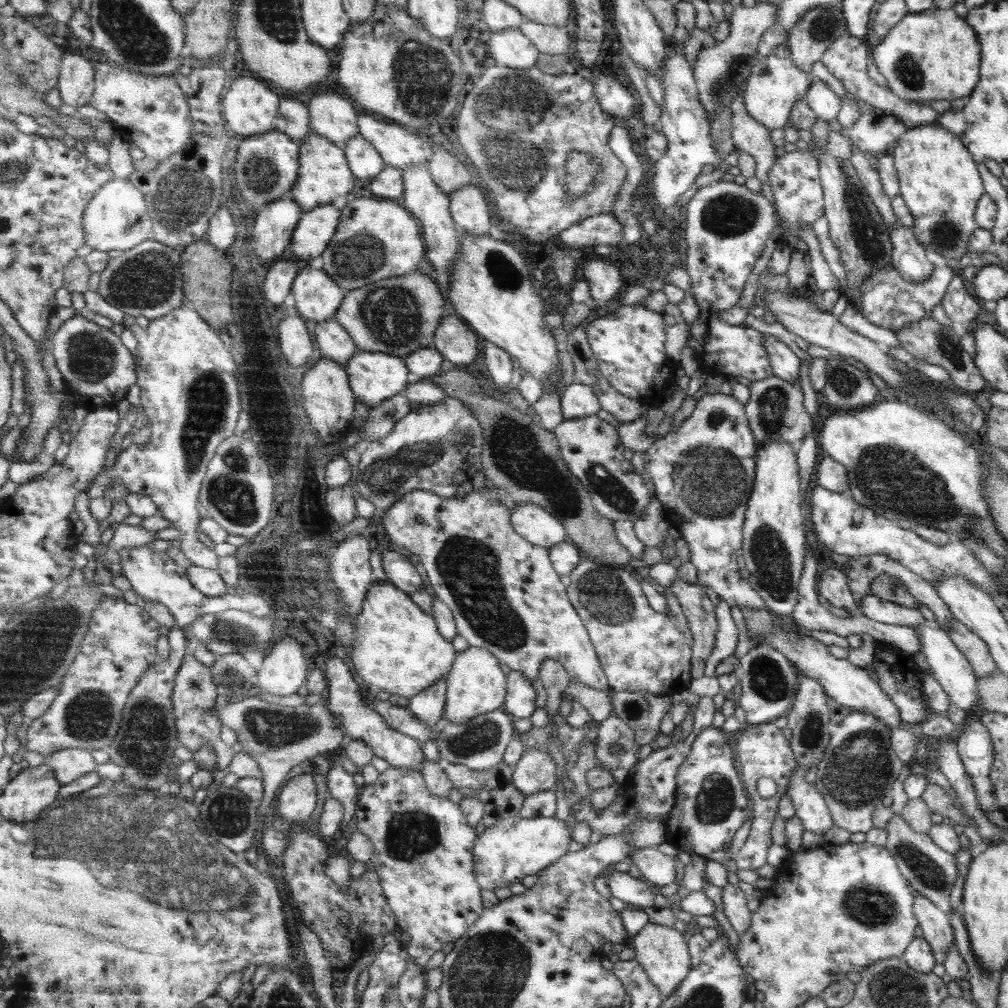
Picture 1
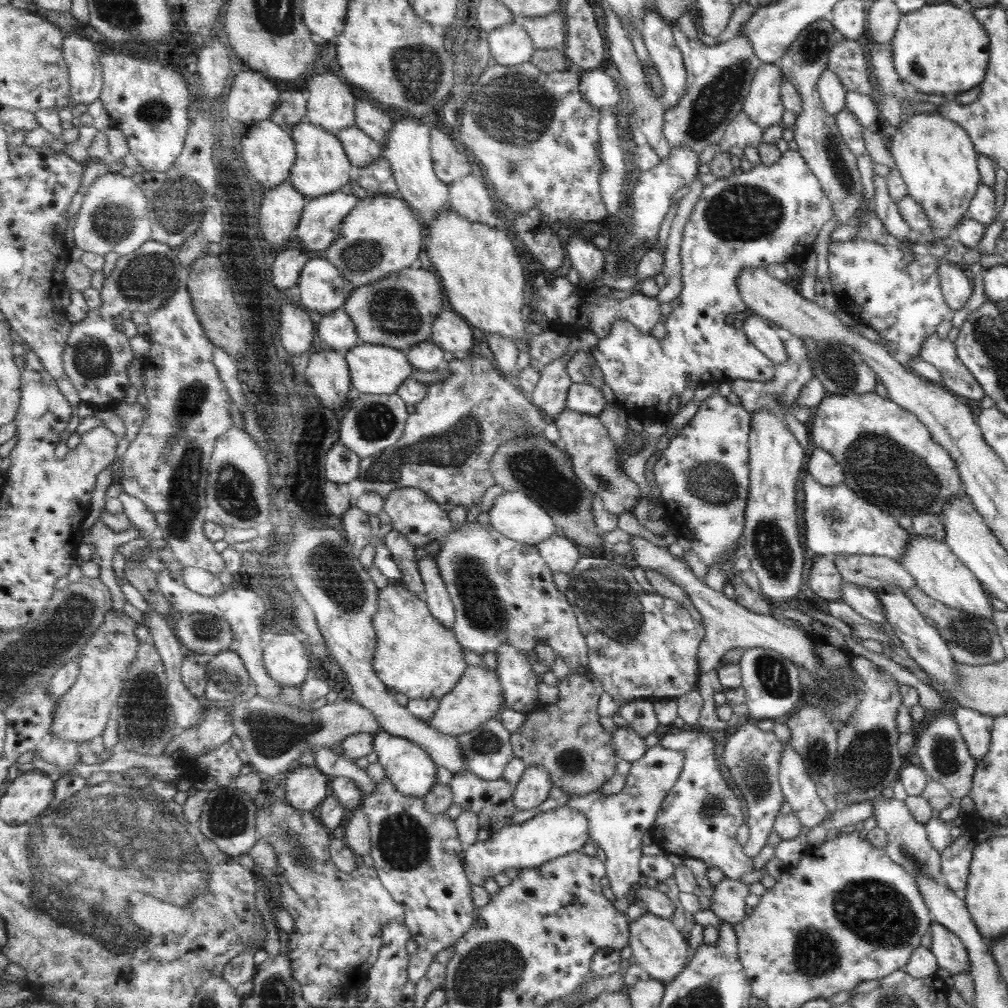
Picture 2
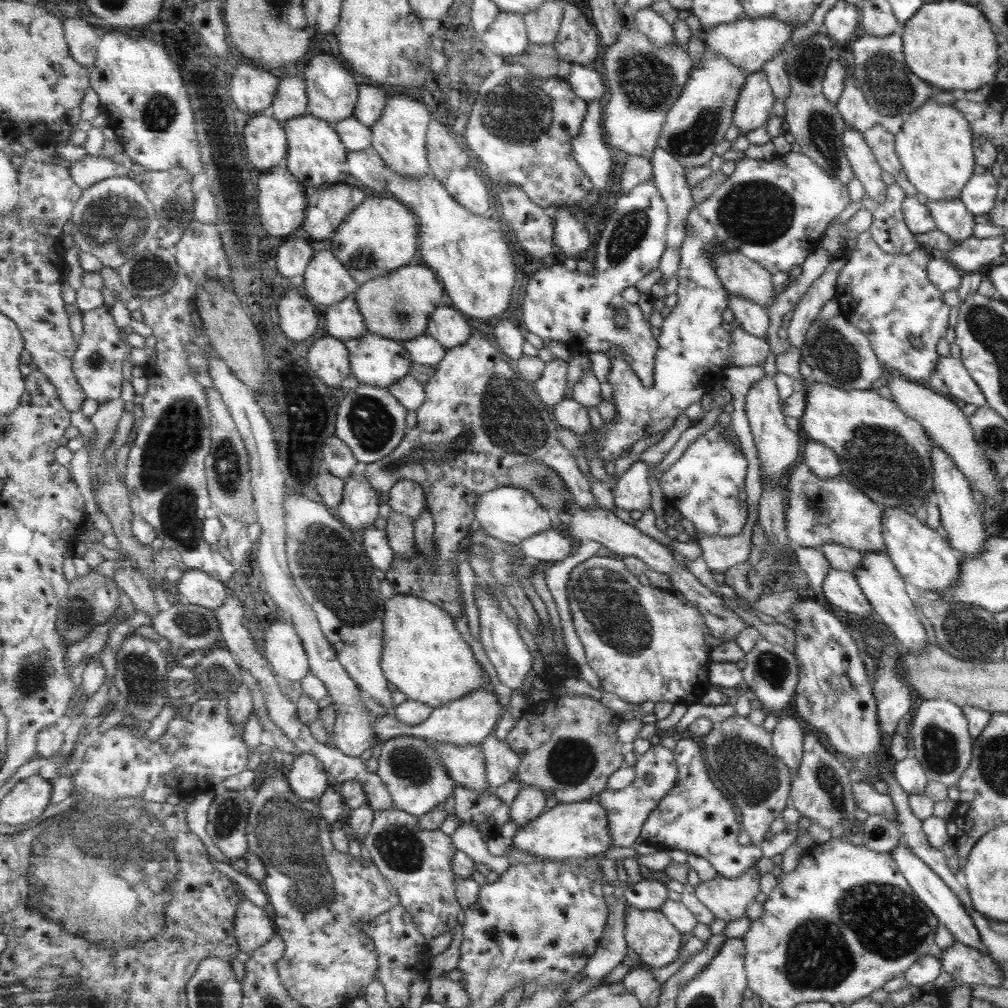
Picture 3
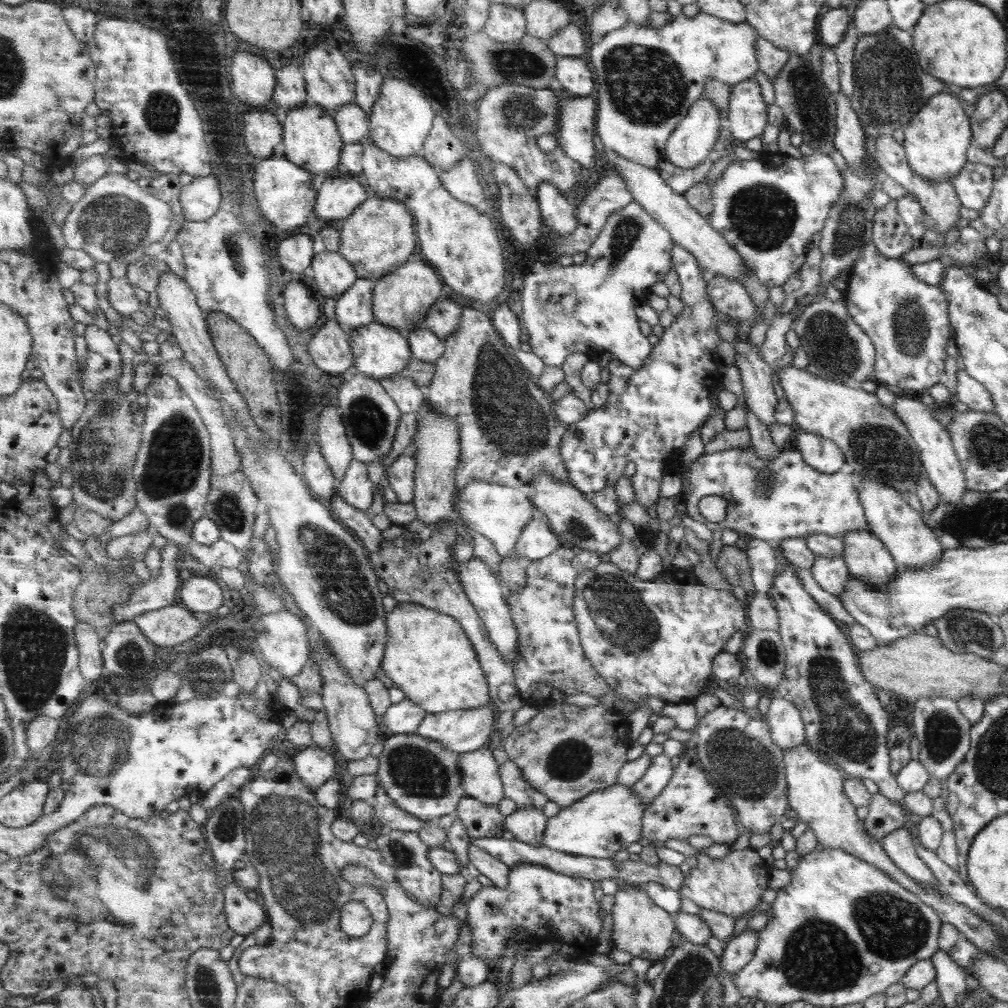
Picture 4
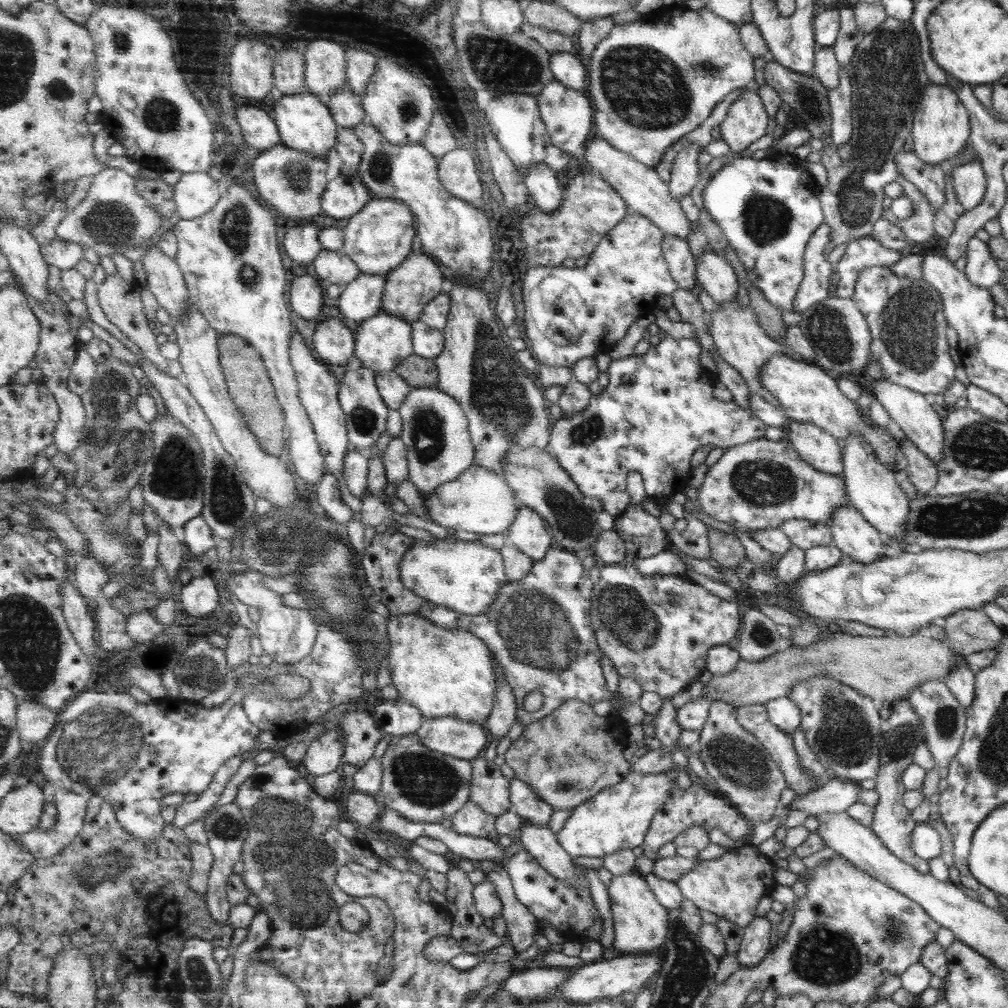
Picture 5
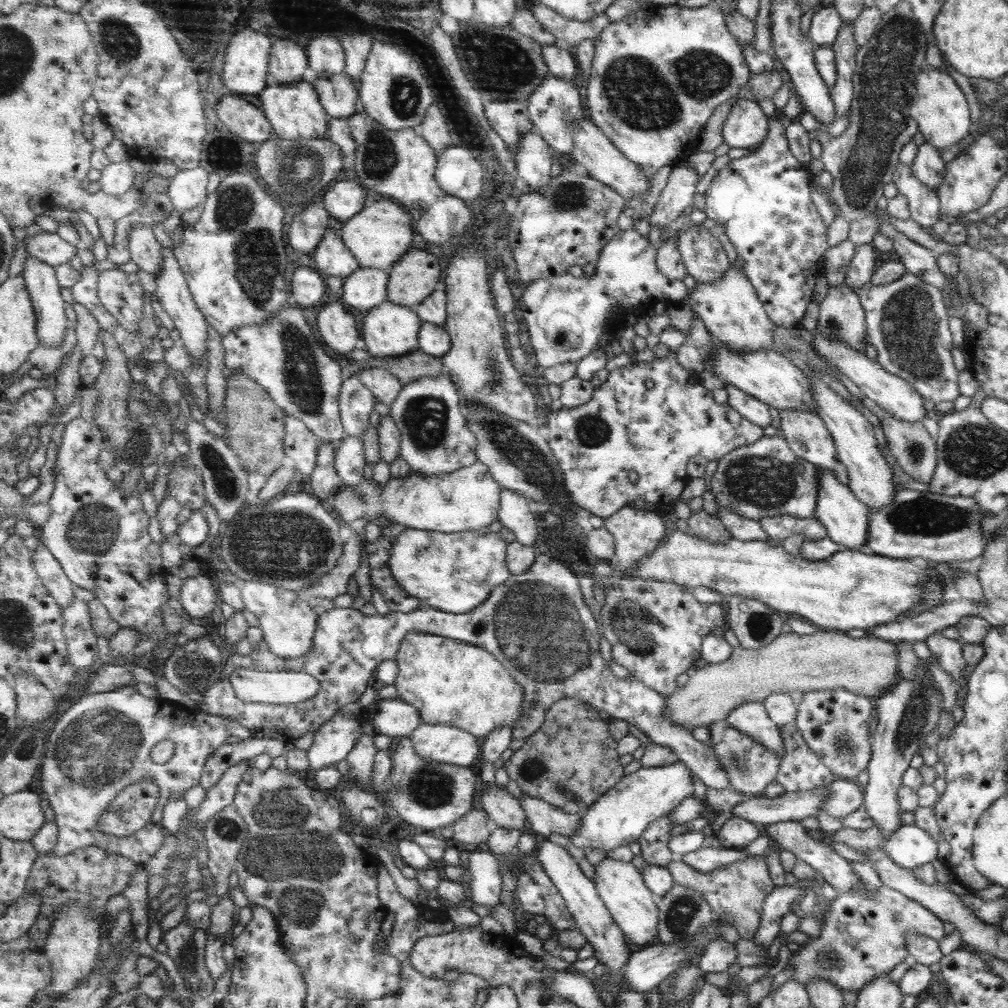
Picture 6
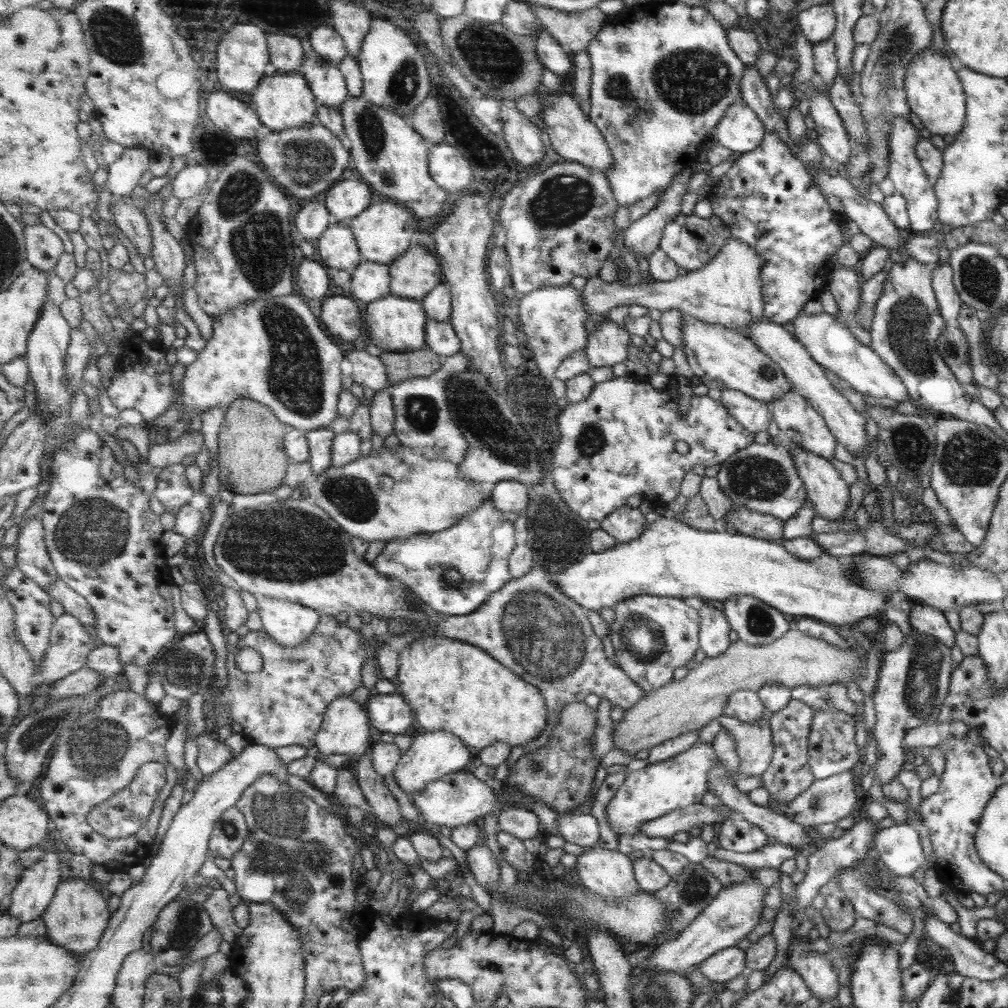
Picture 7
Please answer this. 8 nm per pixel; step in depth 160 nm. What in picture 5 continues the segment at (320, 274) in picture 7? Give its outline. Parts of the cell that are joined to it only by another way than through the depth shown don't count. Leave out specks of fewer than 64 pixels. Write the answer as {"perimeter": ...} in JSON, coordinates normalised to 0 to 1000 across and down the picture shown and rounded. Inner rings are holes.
{"perimeter":[[[307,272],[292,275],[289,283],[289,300],[295,313],[311,317],[318,312],[322,302],[321,281],[315,274]]]}

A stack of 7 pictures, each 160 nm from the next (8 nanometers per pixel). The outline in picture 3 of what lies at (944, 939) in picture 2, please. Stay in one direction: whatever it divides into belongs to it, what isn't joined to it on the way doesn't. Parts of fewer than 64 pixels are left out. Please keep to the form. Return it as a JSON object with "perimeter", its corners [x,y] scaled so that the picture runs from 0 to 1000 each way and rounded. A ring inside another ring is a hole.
{"perimeter":[[[946,933],[934,946],[934,962],[957,977],[993,979],[997,976],[987,953],[962,938]]]}

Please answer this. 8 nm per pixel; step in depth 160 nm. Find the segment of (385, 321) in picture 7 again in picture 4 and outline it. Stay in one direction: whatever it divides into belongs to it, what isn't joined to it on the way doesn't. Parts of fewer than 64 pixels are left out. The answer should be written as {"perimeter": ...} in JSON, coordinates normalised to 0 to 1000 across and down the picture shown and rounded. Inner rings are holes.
{"perimeter":[[[373,319],[354,324],[347,330],[351,363],[354,365],[354,369],[363,371],[365,374],[378,377],[388,372],[394,372],[400,369],[407,357],[411,355],[404,331],[396,329],[393,325]]]}

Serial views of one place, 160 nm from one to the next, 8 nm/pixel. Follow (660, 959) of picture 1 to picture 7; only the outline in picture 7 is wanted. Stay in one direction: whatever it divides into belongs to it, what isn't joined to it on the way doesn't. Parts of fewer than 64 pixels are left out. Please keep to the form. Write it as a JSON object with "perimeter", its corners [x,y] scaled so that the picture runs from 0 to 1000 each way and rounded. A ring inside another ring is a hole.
{"perimeter":[[[593,839],[572,849],[571,869],[603,894],[613,894],[631,888],[637,881],[631,872],[629,854],[613,842]]]}

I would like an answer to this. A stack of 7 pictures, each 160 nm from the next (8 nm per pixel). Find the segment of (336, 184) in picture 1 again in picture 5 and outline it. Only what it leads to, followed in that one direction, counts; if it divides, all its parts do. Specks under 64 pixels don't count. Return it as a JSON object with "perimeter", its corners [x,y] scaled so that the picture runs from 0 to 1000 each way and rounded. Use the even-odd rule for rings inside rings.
{"perimeter":[[[309,92],[281,94],[272,102],[272,113],[280,141],[287,147],[316,154],[316,157],[324,157],[324,153],[335,145],[336,123],[323,99]]]}

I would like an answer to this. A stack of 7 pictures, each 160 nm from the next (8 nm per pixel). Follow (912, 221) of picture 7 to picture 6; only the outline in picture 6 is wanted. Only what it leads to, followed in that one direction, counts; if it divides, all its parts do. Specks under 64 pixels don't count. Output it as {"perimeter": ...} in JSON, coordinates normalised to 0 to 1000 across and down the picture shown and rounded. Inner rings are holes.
{"perimeter":[[[892,161],[889,163],[889,168],[886,170],[883,180],[888,184],[889,190],[899,196],[903,217],[907,218],[912,224],[922,228],[934,214],[931,209],[929,192],[919,185],[916,185],[913,179],[910,179],[905,174],[903,166]]]}

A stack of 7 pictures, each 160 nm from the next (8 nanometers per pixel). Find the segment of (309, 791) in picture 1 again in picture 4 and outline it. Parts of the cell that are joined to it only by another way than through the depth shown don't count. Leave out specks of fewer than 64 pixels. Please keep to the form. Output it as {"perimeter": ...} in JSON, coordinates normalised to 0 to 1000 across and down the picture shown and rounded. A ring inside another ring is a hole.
{"perimeter":[[[315,739],[300,742],[293,749],[291,757],[299,774],[312,784],[332,771],[334,766],[334,756],[328,746]]]}

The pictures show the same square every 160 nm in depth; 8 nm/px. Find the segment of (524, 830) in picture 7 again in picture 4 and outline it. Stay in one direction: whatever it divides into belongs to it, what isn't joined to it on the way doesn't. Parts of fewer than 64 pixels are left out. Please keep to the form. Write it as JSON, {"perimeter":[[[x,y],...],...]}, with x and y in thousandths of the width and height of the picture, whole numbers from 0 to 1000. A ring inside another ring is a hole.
{"perimeter":[[[485,740],[456,748],[455,762],[460,771],[462,790],[491,800],[502,791],[498,767]]]}

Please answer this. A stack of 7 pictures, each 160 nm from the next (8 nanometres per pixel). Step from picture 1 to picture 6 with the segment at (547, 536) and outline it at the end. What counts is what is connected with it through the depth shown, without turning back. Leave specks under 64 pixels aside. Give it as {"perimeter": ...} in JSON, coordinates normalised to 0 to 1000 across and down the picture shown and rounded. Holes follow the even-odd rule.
{"perimeter":[[[474,456],[467,462],[438,472],[418,472],[412,468],[402,476],[388,472],[380,484],[376,484],[372,476],[360,476],[354,484],[342,481],[326,496],[325,502],[341,521],[356,514],[364,515],[366,519],[379,515],[400,521],[403,526],[465,528],[484,524],[491,516],[496,516],[499,486],[496,478],[487,471],[486,464]]]}

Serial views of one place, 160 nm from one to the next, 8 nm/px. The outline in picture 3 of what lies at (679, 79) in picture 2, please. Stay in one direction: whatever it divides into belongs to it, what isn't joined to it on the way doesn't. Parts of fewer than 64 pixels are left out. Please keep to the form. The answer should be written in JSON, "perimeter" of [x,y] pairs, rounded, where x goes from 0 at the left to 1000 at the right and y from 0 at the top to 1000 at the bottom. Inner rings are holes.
{"perimeter":[[[638,8],[630,16],[630,27],[638,32],[652,48],[660,48],[666,44],[672,44],[669,26],[666,26],[658,16],[650,10]]]}

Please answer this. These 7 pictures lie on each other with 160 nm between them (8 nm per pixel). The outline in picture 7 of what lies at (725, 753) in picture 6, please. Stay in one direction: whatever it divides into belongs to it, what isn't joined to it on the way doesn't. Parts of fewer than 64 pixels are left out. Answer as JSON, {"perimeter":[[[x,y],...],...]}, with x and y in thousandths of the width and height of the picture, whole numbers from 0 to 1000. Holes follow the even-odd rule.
{"perimeter":[[[715,710],[715,722],[727,730],[732,752],[732,766],[739,770],[754,770],[759,767],[767,753],[767,729],[763,714],[757,711],[750,715],[734,715],[732,711]]]}

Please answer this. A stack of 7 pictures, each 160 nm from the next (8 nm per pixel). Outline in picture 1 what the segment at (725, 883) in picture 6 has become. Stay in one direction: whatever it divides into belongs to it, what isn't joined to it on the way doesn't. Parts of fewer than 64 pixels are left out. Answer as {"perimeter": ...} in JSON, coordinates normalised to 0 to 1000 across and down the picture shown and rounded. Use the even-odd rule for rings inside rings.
{"perimeter":[[[720,876],[714,881],[714,892],[719,911],[730,926],[738,926],[744,918],[744,905],[739,899],[739,887],[731,878]]]}

